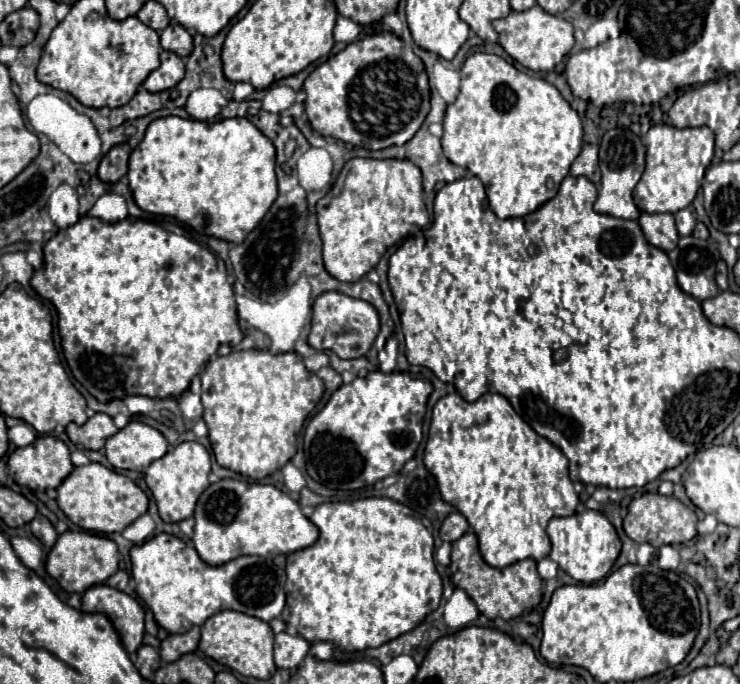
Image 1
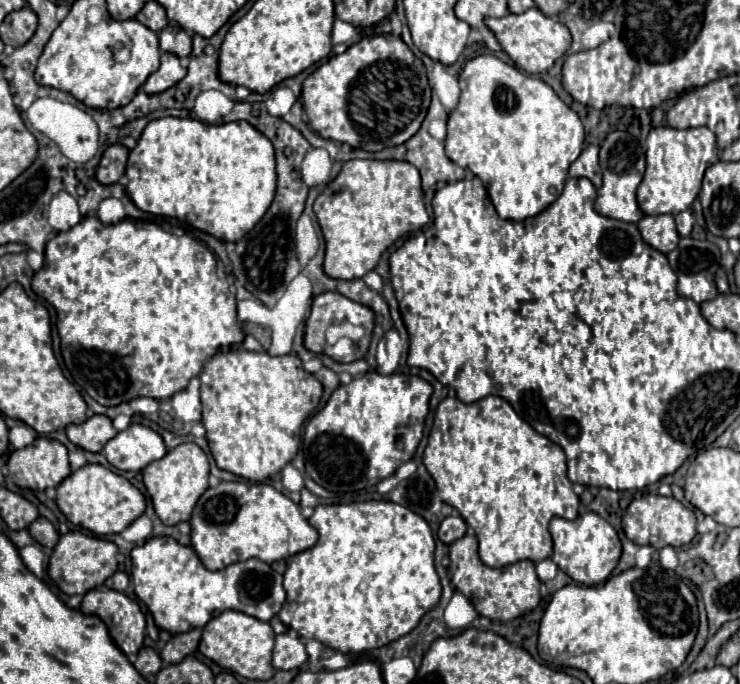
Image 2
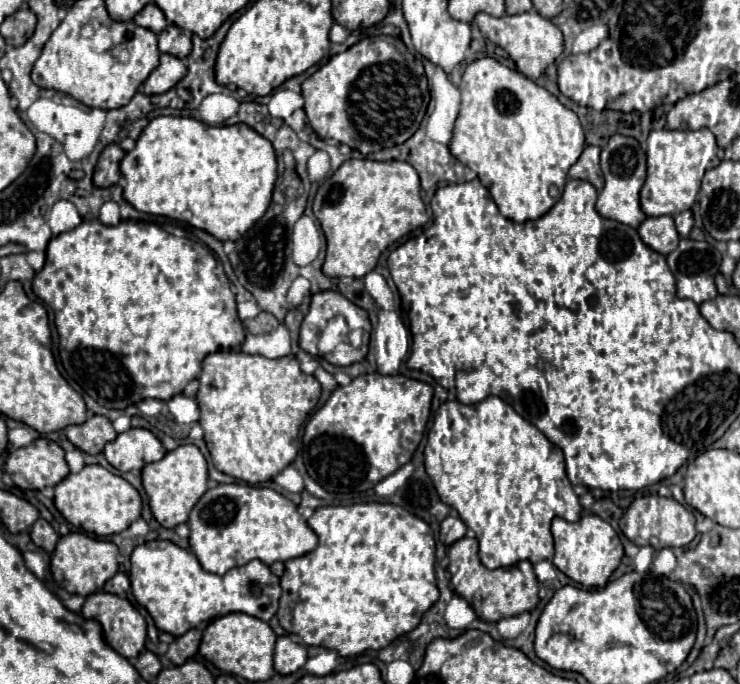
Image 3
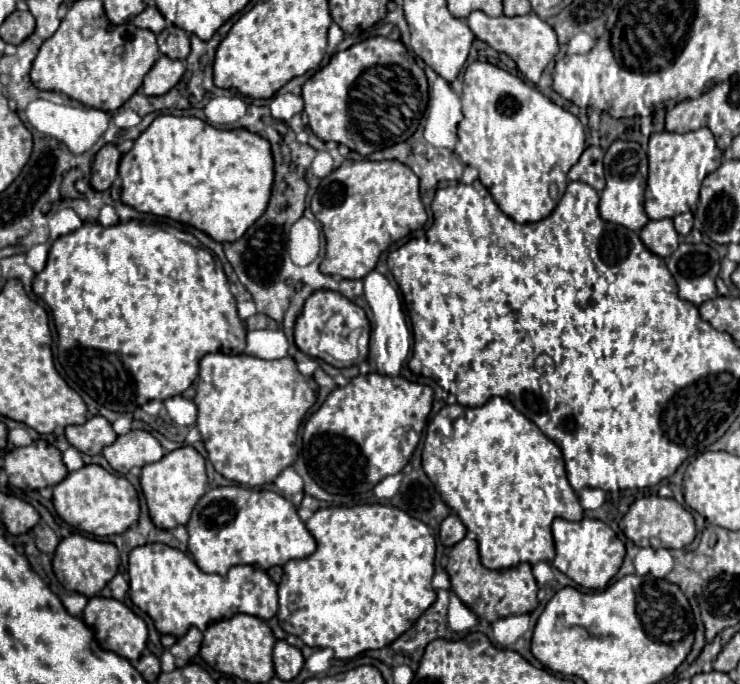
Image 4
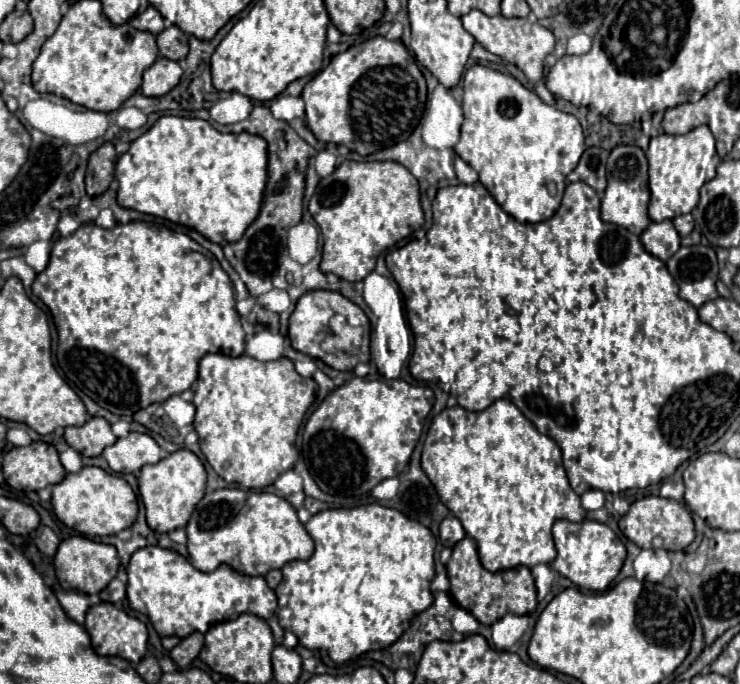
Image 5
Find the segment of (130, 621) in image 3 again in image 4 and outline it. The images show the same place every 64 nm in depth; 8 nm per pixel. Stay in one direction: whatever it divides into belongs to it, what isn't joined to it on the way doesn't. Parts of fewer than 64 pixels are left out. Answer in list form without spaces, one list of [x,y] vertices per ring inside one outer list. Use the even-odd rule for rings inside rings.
[[[94,596],[88,600],[82,618],[88,626],[92,626],[96,630],[96,640],[100,642],[100,646],[104,650],[112,650],[122,658],[128,660],[136,660],[140,658],[142,650],[146,648],[146,640],[148,640],[148,630],[146,630],[146,622],[136,616],[124,602],[116,600],[116,598],[104,598],[104,596]]]

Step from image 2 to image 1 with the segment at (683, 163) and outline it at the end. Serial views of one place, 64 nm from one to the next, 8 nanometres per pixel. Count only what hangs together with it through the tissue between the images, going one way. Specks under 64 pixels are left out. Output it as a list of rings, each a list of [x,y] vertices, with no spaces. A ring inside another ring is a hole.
[[[654,124],[646,134],[646,170],[634,188],[634,204],[640,212],[660,214],[678,212],[686,208],[702,180],[704,170],[714,156],[714,132],[708,126],[700,128],[674,128],[670,124]]]

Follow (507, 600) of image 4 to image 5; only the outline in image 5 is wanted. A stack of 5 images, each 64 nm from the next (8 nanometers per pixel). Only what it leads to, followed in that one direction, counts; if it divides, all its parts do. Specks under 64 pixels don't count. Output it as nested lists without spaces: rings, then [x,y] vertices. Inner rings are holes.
[[[468,536],[452,548],[452,556],[446,566],[446,572],[450,578],[452,598],[470,614],[474,614],[474,618],[480,624],[490,626],[494,624],[494,620],[500,620],[506,614],[530,614],[536,608],[536,586],[530,568],[518,566],[502,572],[488,572],[480,564],[476,542]]]

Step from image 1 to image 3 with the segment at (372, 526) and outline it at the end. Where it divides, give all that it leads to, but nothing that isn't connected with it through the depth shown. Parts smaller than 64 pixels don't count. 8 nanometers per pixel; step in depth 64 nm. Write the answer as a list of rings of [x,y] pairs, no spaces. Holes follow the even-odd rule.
[[[366,502],[352,506],[324,506],[308,518],[308,526],[318,534],[318,546],[286,562],[282,576],[282,598],[278,620],[288,634],[296,634],[308,646],[336,650],[340,656],[356,656],[364,650],[380,650],[398,636],[414,630],[422,614],[436,604],[440,592],[434,574],[434,536],[430,526],[408,510]]]

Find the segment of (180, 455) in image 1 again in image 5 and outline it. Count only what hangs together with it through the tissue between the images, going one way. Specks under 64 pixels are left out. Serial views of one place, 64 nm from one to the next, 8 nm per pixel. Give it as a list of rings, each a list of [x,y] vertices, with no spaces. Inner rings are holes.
[[[180,448],[166,458],[162,458],[158,464],[146,464],[138,478],[138,490],[142,496],[142,502],[146,506],[146,520],[148,526],[156,532],[170,532],[176,528],[186,526],[194,506],[200,502],[206,490],[206,470],[202,460],[186,450]]]

